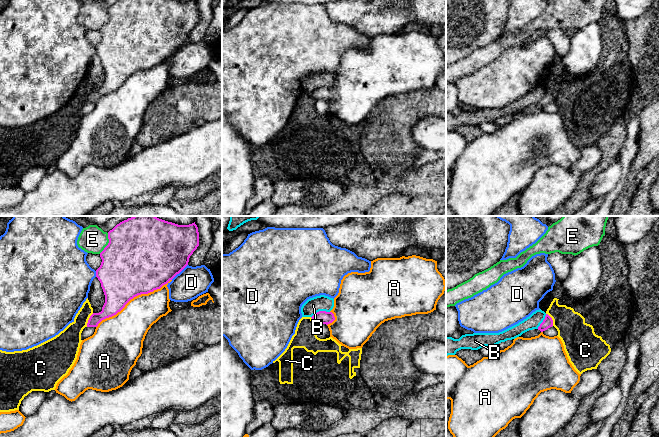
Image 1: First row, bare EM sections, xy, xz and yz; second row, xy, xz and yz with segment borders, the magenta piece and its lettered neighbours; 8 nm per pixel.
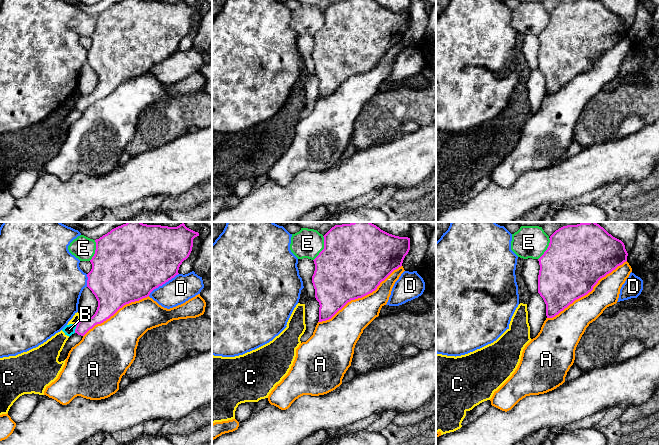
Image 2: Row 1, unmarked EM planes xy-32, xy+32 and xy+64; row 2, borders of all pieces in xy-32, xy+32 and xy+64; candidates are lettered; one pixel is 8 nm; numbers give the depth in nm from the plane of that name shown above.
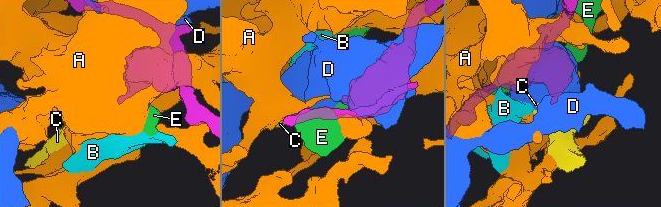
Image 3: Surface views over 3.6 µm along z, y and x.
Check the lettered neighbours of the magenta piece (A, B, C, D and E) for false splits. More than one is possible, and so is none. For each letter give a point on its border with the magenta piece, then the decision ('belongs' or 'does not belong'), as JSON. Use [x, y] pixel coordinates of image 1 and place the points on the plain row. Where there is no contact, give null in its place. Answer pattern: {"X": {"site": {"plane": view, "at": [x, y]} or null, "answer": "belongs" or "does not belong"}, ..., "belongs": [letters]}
{"A": {"site": {"plane": "xy", "at": [133, 73]}, "answer": "does not belong"}, "B": {"site": {"plane": "xz", "at": [320, 87]}, "answer": "does not belong"}, "C": {"site": {"plane": "xy", "at": [88, 96]}, "answer": "does not belong"}, "D": {"site": {"plane": "xy", "at": [179, 48]}, "answer": "does not belong"}, "E": {"site": {"plane": "xy", "at": [108, 19]}, "answer": "does not belong"}, "belongs": []}

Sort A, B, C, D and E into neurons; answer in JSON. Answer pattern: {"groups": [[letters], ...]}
{"groups": [["A"], ["B"], ["C"], ["D"], ["E"]]}

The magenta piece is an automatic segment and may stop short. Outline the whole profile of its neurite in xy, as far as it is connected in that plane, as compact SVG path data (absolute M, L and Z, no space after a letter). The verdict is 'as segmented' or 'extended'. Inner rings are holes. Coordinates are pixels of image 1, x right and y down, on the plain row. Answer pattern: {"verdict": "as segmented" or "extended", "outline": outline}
{"verdict": "as segmented", "outline": "M117 0L108 8L108 15L108 21L100 29L101 41L96 46L96 53L105 71L105 79L101 88L90 92L87 103L97 103L102 96L120 88L134 73L148 70L167 60L188 41L190 32L199 22L196 0Z"}

